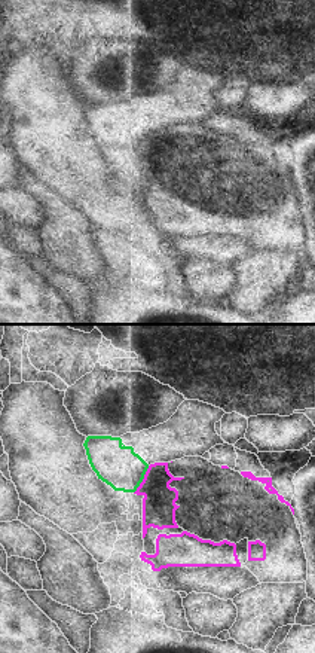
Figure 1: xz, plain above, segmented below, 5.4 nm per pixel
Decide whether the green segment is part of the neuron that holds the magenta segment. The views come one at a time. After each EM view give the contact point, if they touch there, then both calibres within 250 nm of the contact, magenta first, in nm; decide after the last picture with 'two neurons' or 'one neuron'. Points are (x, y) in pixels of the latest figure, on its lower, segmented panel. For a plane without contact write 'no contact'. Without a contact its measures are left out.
contact (143, 479); calibres 180 and 220 nm

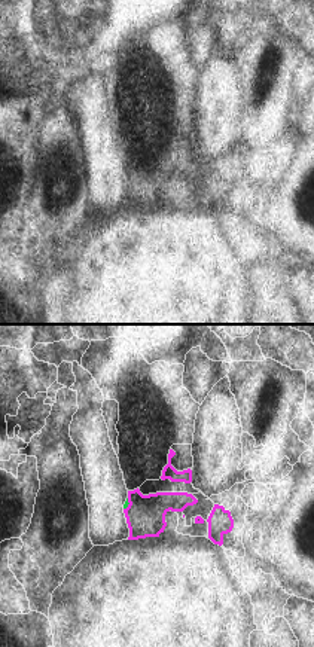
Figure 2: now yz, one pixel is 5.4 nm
contact (128, 504); calibres 220 and 20 nm

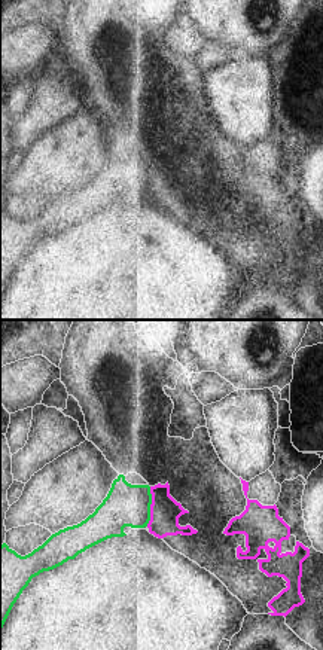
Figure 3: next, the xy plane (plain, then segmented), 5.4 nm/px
contact (151, 506); calibres 160 and 220 nm

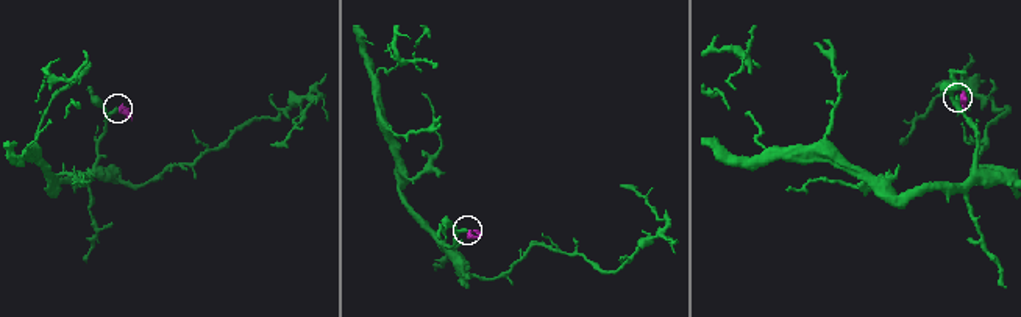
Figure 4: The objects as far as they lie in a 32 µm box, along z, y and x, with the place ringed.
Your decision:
two neurons

